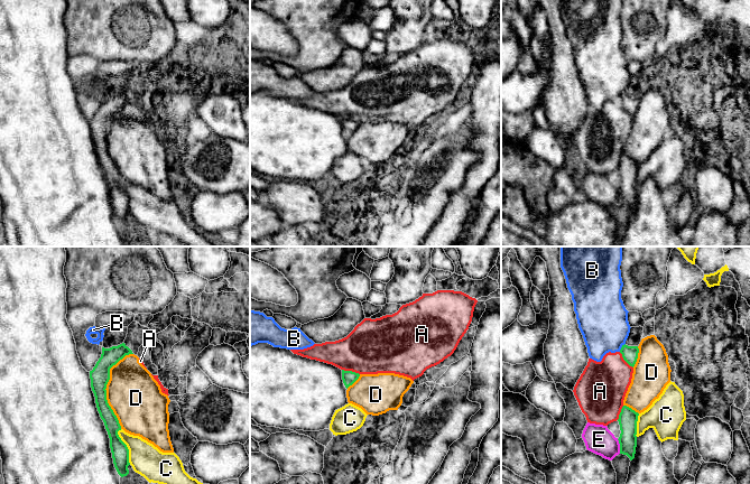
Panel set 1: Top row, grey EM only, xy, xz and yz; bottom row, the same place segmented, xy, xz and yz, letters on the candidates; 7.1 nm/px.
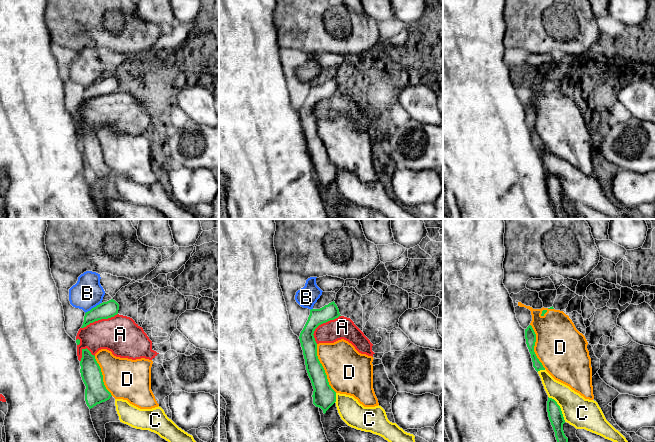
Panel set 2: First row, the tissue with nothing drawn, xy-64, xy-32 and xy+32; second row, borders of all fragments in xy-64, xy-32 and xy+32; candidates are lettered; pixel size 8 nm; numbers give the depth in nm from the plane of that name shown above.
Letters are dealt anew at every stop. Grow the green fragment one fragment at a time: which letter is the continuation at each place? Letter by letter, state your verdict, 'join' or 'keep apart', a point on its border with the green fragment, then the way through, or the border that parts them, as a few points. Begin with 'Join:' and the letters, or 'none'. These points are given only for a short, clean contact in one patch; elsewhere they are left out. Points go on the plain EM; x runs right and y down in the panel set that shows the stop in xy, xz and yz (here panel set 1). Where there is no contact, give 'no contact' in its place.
Join: none
A: keep apart; meets green in xz at (351, 120)
B: keep apart; meets green in yz at (621, 96); border along yz (624, 92), (619, 100)
C: keep apart; meets green in xy at (127, 196); border along xy (119, 178), (118, 185), (128, 198), (128, 211), (130, 213)
D: keep apart; meets green in xy at (105, 137)
E: keep apart; meets green in yz at (620, 195); border along yz (617, 188), (620, 202)

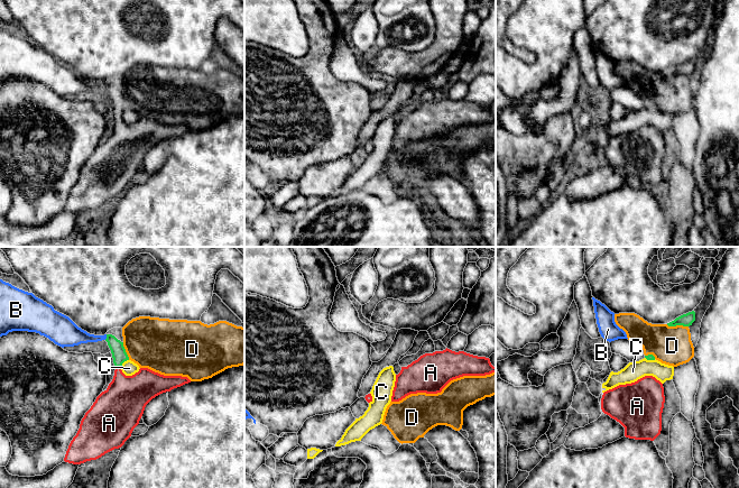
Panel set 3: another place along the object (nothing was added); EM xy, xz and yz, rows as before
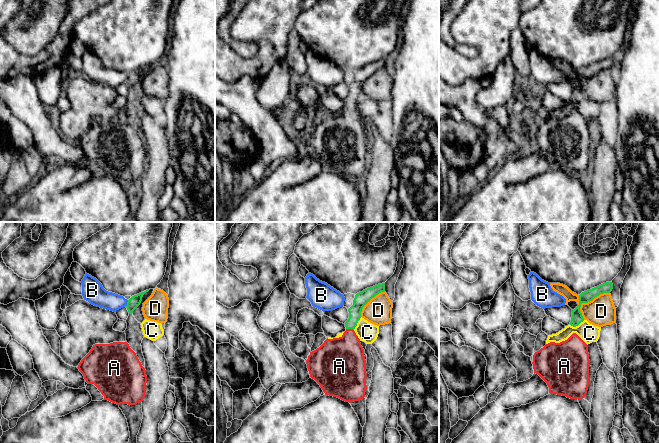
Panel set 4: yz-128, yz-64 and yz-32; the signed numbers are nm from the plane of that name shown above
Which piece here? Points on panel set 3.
Join: A
A: join; meets green in xy at (117, 114); runs through xy (119, 103), (117, 114), (126, 146)
B: keep apart; meets green in xy at (107, 85); border along xy (107, 83), (104, 88)
C: keep apart; meets green in xy at (123, 110); border along xy (128, 108), (120, 116)
D: keep apart; meets green in yz at (677, 73); border along yz (666, 73), (687, 75)

